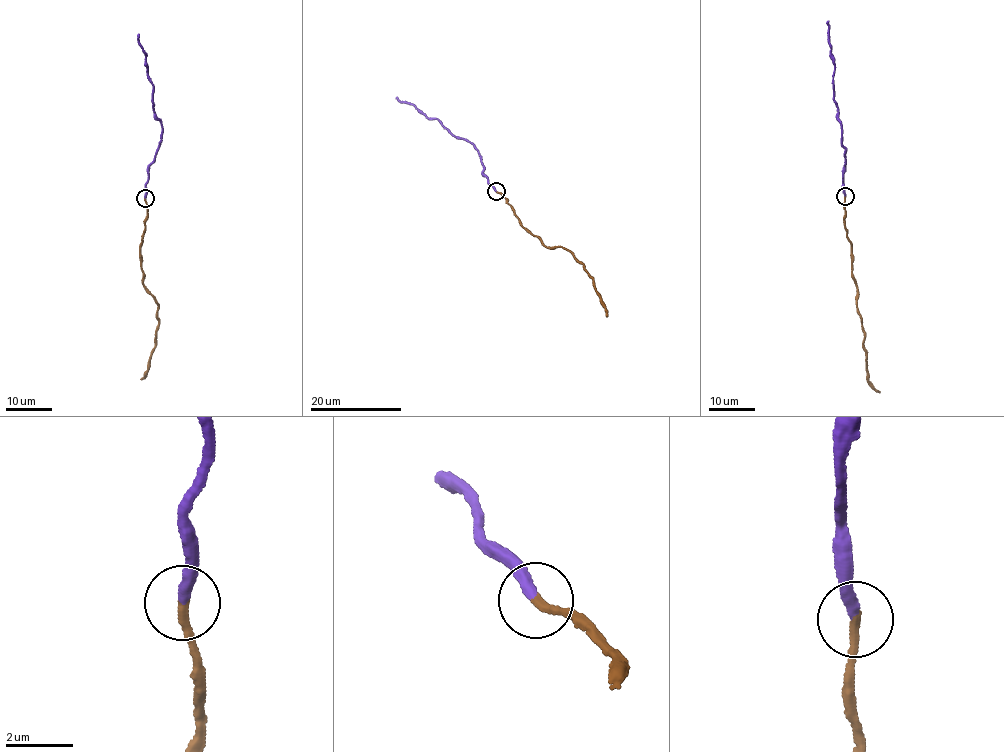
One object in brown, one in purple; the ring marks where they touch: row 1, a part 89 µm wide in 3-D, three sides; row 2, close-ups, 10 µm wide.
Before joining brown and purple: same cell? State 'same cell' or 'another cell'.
same cell

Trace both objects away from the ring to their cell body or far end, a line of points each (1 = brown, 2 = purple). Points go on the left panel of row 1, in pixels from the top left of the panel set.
1: (144, 197), (147, 219), (140, 245), (140, 267), (145, 290), (157, 304), (158, 329), (149, 371), (140, 379)
2: (144, 197), (149, 165), (154, 161), (161, 139), (161, 120), (156, 115), (153, 83), (138, 35)

